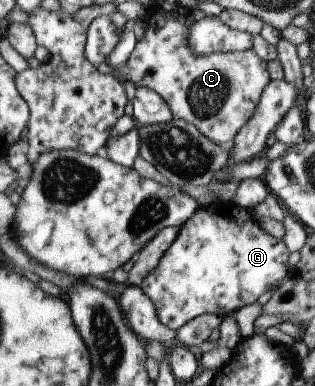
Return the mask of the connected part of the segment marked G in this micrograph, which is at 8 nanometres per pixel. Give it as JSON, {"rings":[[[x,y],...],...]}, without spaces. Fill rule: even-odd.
{"rings":[[[226,201],[224,203],[215,202],[212,205],[208,205],[207,207],[199,207],[182,226],[179,227],[179,232],[174,241],[164,250],[164,254],[160,256],[160,260],[158,260],[158,264],[144,276],[144,280],[140,282],[138,288],[142,290],[142,293],[145,296],[148,296],[150,302],[154,306],[156,317],[158,321],[163,326],[166,326],[170,330],[179,330],[186,322],[197,318],[198,316],[204,314],[214,314],[222,319],[224,316],[229,316],[231,313],[233,314],[235,311],[238,311],[240,308],[244,306],[255,304],[260,295],[265,293],[267,290],[271,290],[274,287],[278,286],[282,280],[284,280],[285,276],[288,274],[287,268],[287,260],[289,257],[288,248],[284,245],[284,242],[281,239],[272,237],[270,234],[264,232],[258,224],[256,224],[255,220],[252,220],[253,213],[248,212],[246,210],[242,210],[242,208],[238,208],[235,204],[232,204],[230,201]]]}

